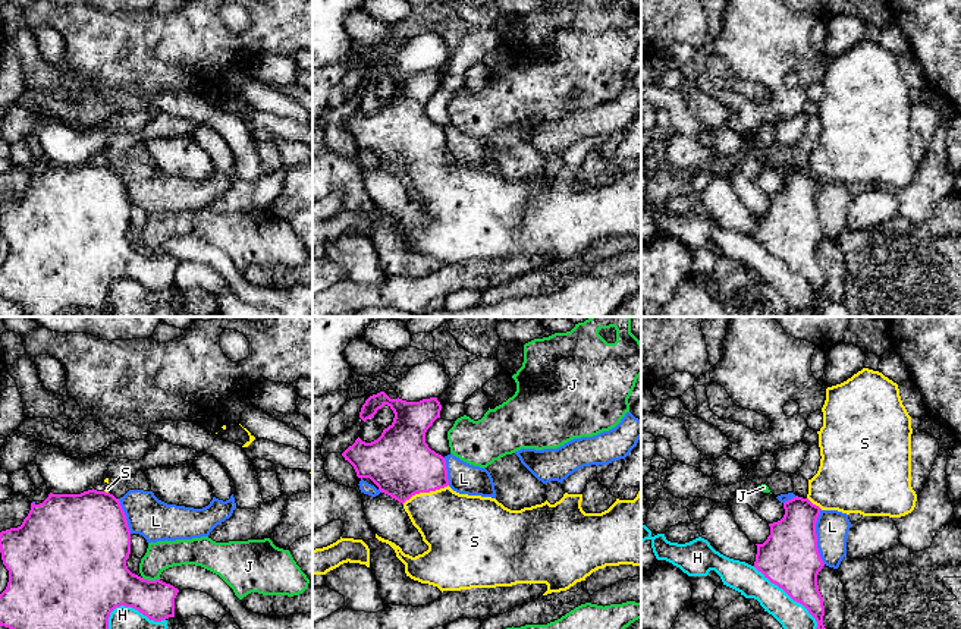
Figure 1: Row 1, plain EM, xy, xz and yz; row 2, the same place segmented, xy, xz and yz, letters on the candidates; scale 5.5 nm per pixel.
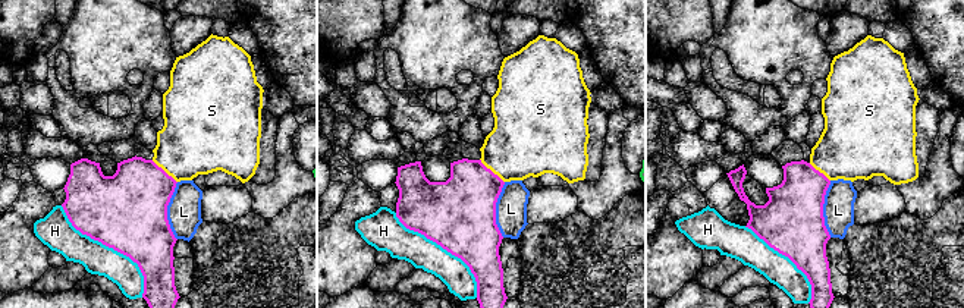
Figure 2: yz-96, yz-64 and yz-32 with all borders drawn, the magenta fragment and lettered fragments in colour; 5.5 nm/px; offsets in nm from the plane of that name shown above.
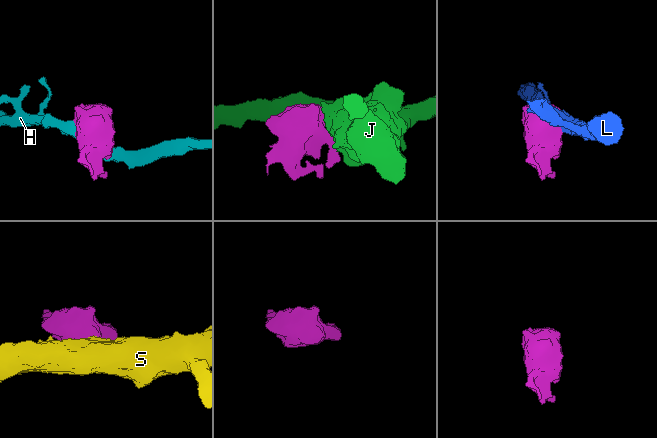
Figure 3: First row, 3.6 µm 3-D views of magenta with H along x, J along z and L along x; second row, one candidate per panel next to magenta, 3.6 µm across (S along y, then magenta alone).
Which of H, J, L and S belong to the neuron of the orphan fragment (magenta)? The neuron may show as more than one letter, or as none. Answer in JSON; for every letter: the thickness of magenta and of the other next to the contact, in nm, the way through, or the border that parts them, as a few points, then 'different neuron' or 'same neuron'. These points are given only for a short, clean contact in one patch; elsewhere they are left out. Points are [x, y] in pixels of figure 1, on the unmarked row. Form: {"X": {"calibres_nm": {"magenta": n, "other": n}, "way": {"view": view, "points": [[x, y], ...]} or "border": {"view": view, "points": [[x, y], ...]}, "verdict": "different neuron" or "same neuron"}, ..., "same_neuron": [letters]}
{"H": {"calibres_nm": {"magenta": 320, "other": 160}, "verdict": "different neuron"}, "J": {"calibres_nm": {"magenta": 280, "other": 160}, "border": {"view": "xy", "points": [[143, 248], [159, 251]]}, "verdict": "different neuron"}, "L": {"calibres_nm": {"magenta": 320, "other": 190}, "verdict": "different neuron"}, "S": {"calibres_nm": {"magenta": 360, "other": 360}, "way": {"view": "xz", "points": [[399, 134], [421, 156], [424, 163], [427, 170], [454, 197]]}, "verdict": "same neuron"}, "same_neuron": ["S"]}

